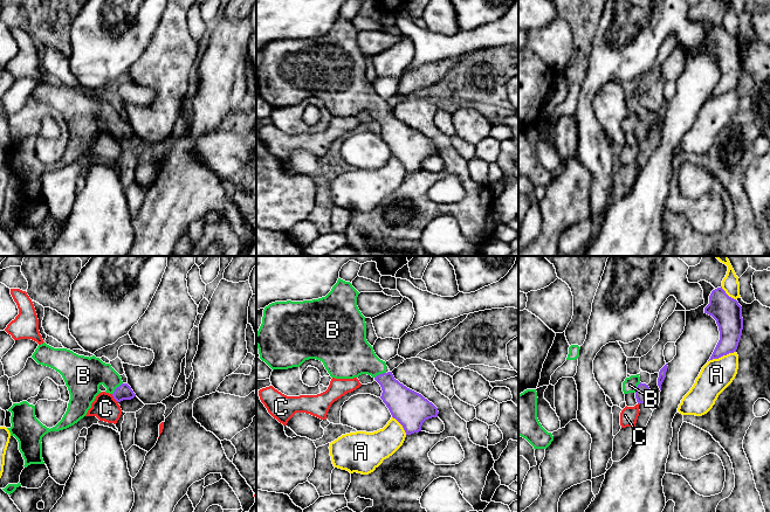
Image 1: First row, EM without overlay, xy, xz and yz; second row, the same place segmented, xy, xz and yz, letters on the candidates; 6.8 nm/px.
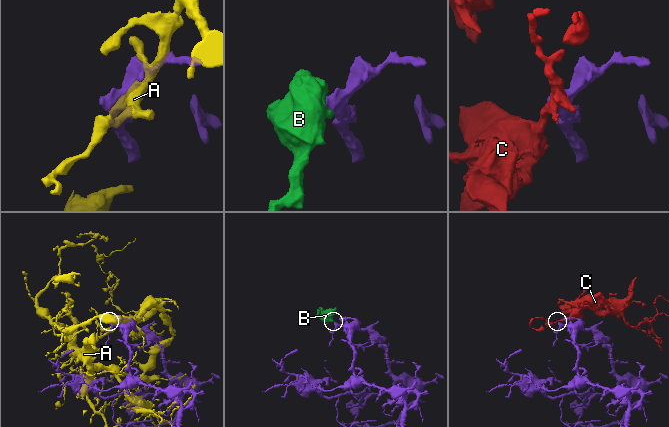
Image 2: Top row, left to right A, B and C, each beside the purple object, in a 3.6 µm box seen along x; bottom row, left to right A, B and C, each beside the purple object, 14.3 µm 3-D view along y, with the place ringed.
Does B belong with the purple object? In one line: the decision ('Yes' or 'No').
Yes

